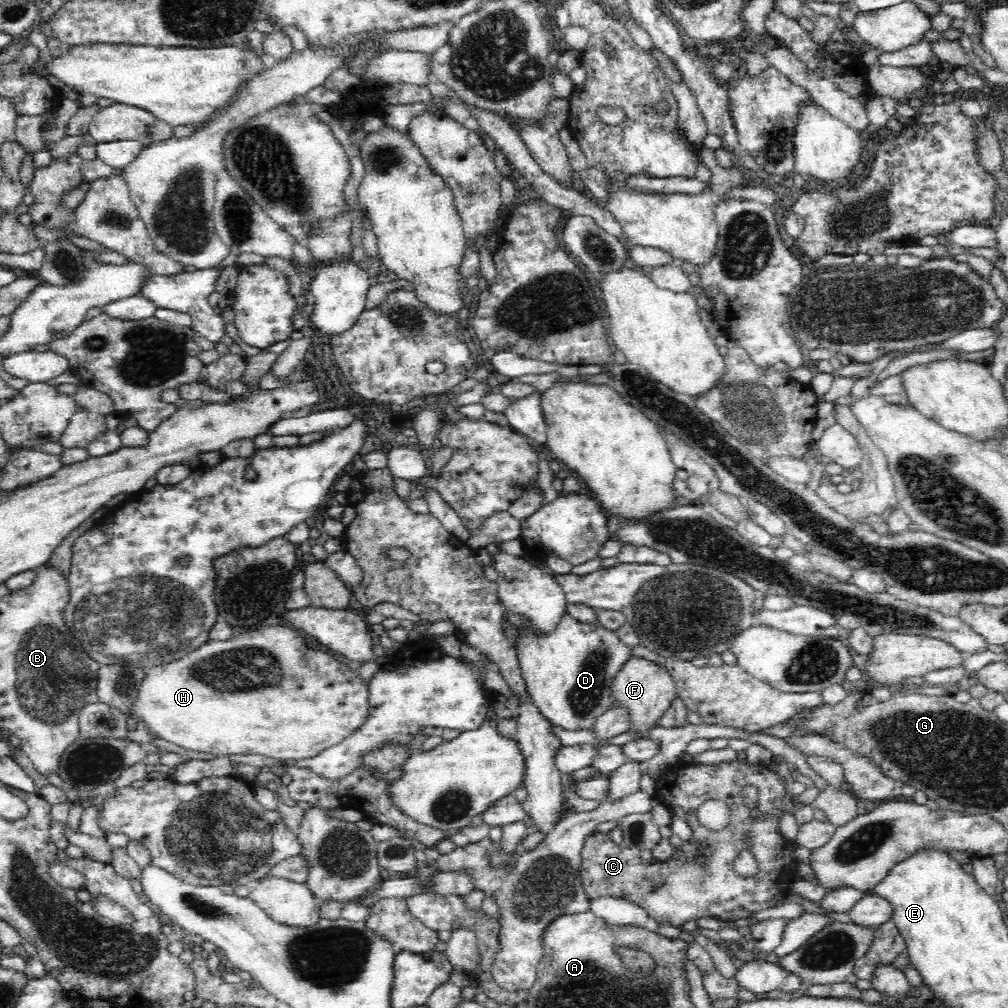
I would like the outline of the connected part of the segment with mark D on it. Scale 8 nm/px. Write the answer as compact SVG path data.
M510 609L505 610L505 625L513 633L512 641L527 684L527 691L542 714L554 725L568 730L590 728L593 720L610 708L610 685L631 658L631 648L619 639L616 631L605 628L598 620L576 619L570 615L568 609L561 612L558 622L555 622L550 630L538 629L528 615Z

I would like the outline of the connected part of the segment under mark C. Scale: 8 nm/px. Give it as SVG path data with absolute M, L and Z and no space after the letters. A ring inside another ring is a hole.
M738 758L718 764L693 763L693 766L670 770L664 776L664 790L660 788L660 800L668 806L671 812L688 823L692 829L690 840L681 843L666 857L652 857L652 860L642 860L633 847L624 844L616 844L608 833L594 832L586 837L581 850L581 883L589 899L611 896L620 900L628 901L646 911L648 917L652 918L658 925L681 927L690 922L698 921L700 918L714 918L722 921L736 921L750 918L757 912L766 908L778 907L782 898L790 894L791 884L796 880L796 859L792 856L792 842L780 833L780 822L786 814L795 816L804 805L798 800L790 789L790 784L777 774L768 770L765 765L748 764L746 760ZM749 785L756 788L755 805L762 811L774 812L772 820L764 822L752 822L747 815L747 807L744 805L744 786ZM708 802L723 802L727 806L726 824L718 830L710 828L698 818L698 810ZM748 850L751 852L759 866L759 876L743 878L736 874L733 869L734 859Z

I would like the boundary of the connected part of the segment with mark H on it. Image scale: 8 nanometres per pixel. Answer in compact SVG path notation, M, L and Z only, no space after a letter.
M280 624L267 626L250 625L243 628L235 628L226 639L212 640L208 638L208 640L194 647L182 658L151 667L138 687L134 702L130 702L130 706L126 709L125 713L127 714L128 723L131 725L131 728L136 724L142 724L148 732L151 732L157 738L162 738L162 740L166 740L170 744L176 744L176 746L180 746L184 750L208 752L216 756L263 754L283 761L290 760L290 758L298 761L316 756L327 746L332 746L334 743L340 742L344 737L347 737L359 725L359 722L366 718L368 686L359 682L357 671L350 670L345 663L340 663L340 660L336 660L328 652L323 652L322 647L312 648L306 642L306 637L302 638L300 634L302 632L298 632L298 629Z

